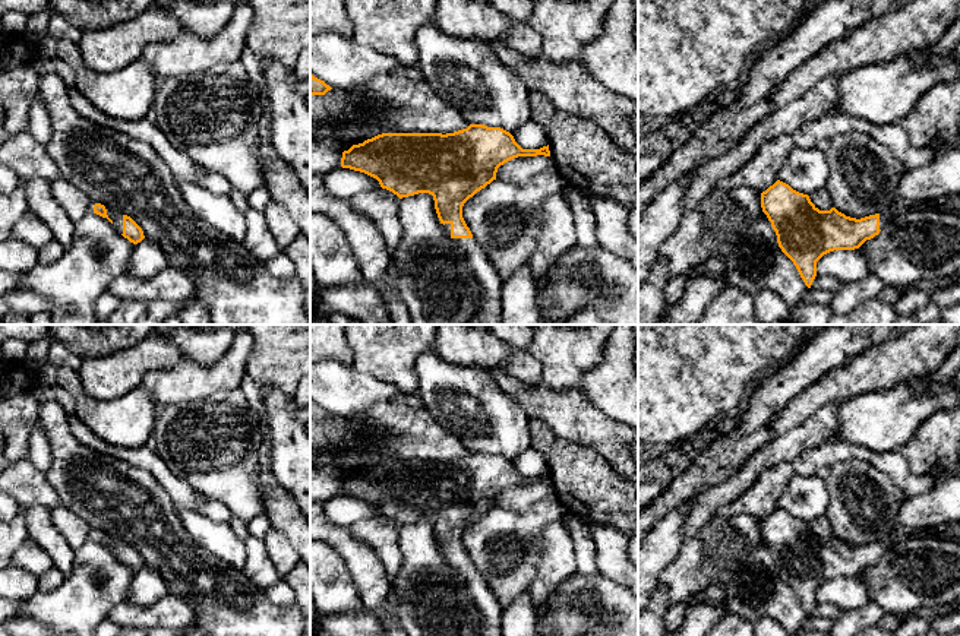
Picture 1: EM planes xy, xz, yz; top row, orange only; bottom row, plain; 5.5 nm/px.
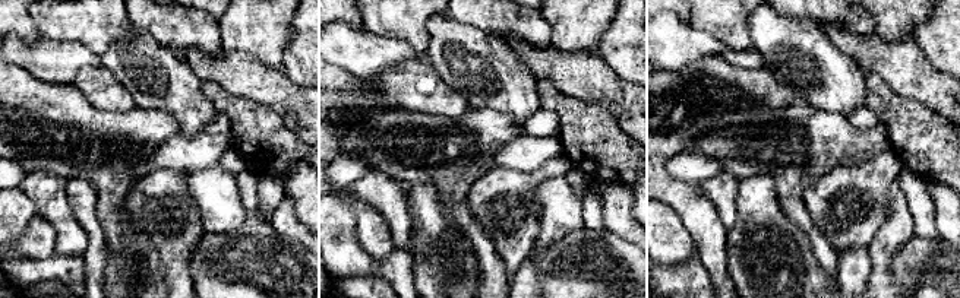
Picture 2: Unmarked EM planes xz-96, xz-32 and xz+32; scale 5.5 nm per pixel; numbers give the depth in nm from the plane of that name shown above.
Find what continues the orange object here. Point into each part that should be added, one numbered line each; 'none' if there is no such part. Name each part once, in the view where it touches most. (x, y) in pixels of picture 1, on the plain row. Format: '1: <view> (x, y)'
1: xz (486, 603)

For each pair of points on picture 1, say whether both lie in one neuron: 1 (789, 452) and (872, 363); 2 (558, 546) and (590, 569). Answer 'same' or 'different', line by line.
1: different
2: different

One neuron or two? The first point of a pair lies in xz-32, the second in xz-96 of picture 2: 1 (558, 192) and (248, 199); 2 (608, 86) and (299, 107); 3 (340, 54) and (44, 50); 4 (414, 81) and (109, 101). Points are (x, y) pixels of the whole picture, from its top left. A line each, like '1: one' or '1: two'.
1: two
2: one
3: one
4: one

